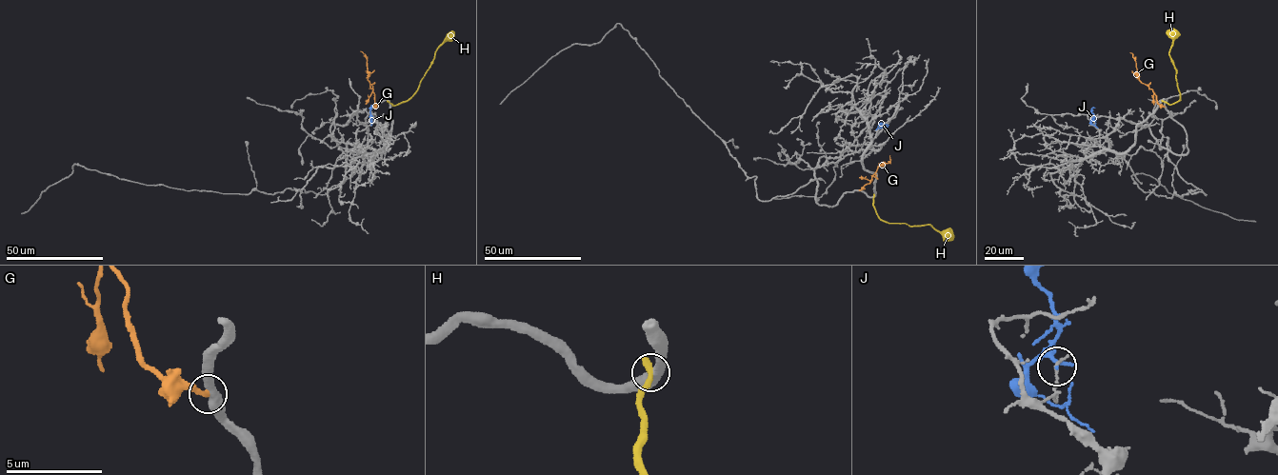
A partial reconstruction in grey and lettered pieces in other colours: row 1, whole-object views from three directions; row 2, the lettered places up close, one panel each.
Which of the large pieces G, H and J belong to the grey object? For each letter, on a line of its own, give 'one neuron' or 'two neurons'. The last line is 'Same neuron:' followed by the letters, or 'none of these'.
G: two neurons
H: two neurons
J: two neurons
Same neuron: none of these

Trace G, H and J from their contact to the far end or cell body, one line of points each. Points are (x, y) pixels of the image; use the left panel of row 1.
G: (373, 107), (374, 95), (368, 78), (367, 58), (360, 51)
H: (388, 101), (395, 106), (412, 96), (438, 46), (453, 30)
J: (372, 119), (370, 106)

